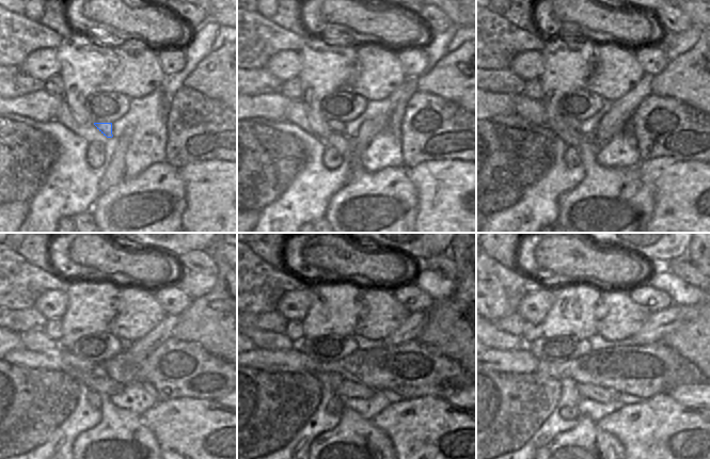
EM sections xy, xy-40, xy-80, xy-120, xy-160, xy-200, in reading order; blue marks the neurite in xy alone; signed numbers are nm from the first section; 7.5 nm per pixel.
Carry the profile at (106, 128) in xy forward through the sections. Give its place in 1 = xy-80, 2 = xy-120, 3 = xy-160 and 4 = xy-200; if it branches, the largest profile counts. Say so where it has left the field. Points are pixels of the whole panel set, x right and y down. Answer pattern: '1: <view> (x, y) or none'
1: xy-80 (569, 130)
2: xy-120 (92, 374)
3: xy-160 (284, 360)
4: xy-200 (521, 360)

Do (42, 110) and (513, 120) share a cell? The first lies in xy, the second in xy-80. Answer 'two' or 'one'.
two

